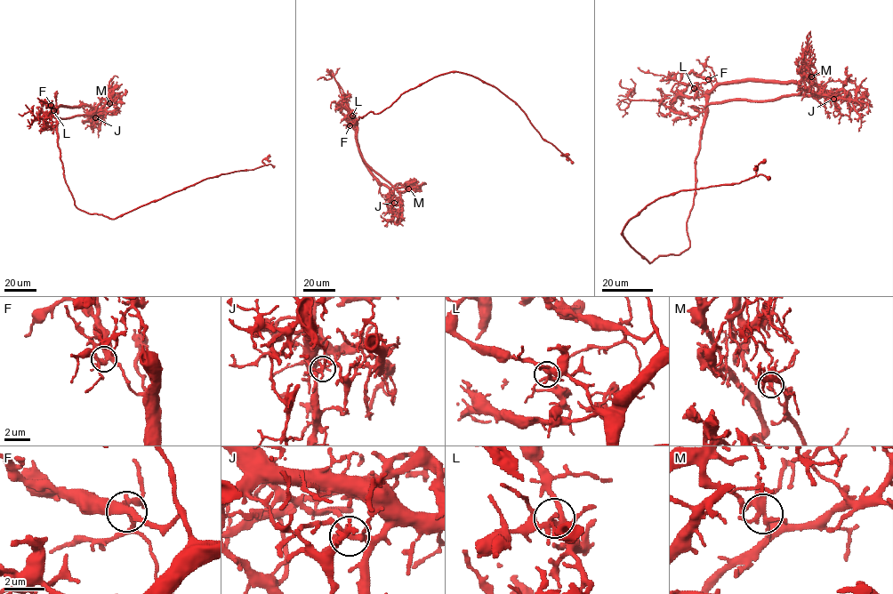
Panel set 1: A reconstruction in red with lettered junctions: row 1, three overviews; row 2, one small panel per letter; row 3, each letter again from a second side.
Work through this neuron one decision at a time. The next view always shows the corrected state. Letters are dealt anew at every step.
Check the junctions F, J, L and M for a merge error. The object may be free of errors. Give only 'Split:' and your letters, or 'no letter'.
Split: M

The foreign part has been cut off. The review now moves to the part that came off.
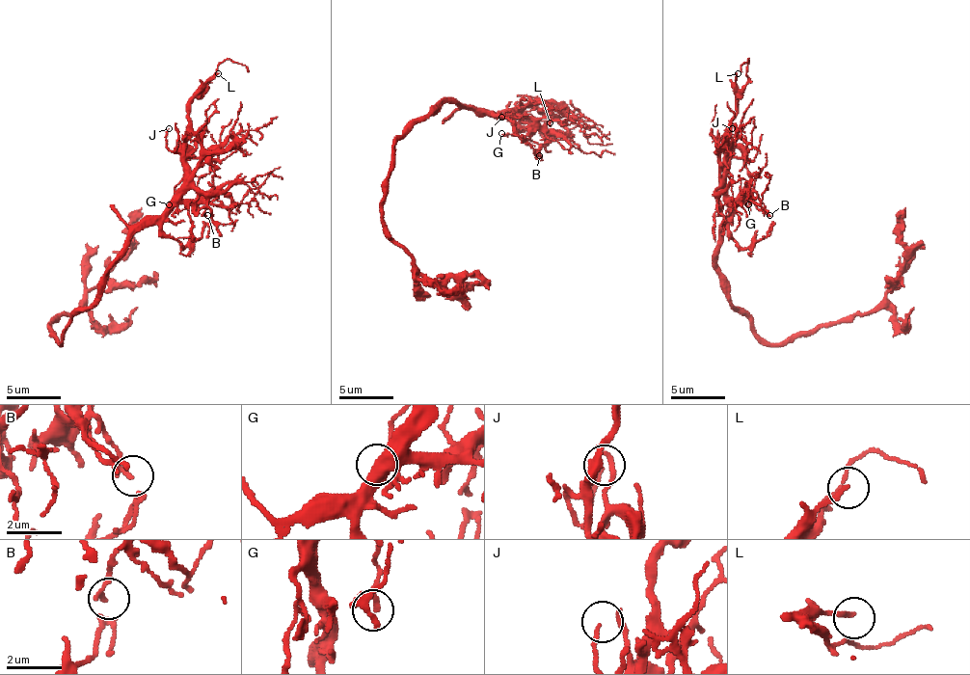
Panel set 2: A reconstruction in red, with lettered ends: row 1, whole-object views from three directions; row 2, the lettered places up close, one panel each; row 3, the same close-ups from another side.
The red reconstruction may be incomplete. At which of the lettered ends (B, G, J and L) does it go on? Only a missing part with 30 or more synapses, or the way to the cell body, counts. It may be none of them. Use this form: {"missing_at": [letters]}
{"missing_at": []}

